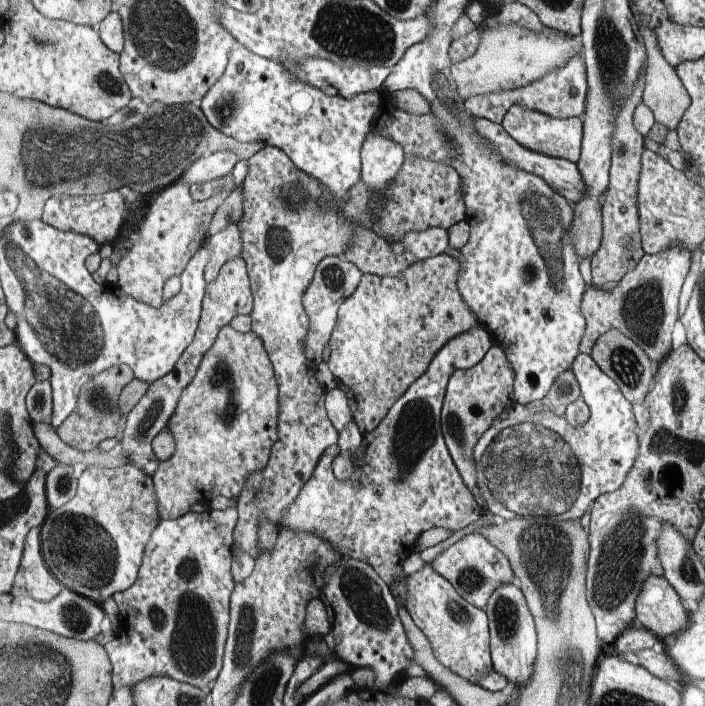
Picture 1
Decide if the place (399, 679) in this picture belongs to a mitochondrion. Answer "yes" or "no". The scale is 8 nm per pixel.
no

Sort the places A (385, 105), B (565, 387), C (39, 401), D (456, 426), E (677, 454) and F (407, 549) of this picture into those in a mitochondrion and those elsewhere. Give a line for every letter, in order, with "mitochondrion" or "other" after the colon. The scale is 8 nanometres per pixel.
A: other
B: mitochondrion
C: other
D: mitochondrion
E: mitochondrion
F: other

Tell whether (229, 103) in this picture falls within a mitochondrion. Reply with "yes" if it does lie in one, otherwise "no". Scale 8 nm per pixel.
yes

